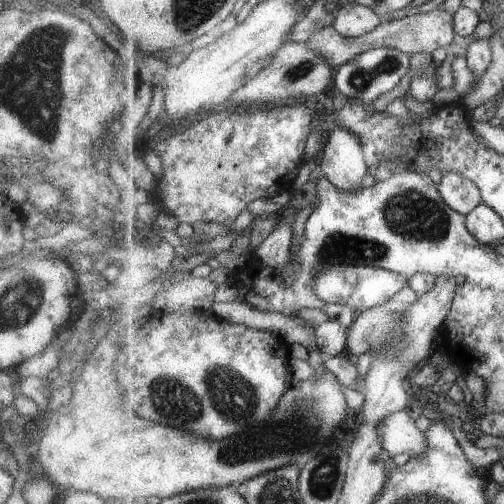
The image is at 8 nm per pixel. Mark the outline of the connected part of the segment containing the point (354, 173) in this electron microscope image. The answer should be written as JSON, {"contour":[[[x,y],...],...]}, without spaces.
{"contour":[[[336,124],[331,128],[325,144],[320,169],[335,188],[359,190],[361,180],[368,174],[361,140],[347,128]]]}

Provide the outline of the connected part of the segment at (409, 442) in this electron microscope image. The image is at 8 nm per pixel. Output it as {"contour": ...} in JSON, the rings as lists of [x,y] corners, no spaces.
{"contour":[[[408,410],[389,414],[383,420],[379,432],[383,436],[383,446],[392,458],[398,454],[409,454],[412,459],[425,454],[427,430],[419,430],[415,421]]]}

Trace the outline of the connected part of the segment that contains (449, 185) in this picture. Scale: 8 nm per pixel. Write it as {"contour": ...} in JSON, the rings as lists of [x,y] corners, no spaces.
{"contour":[[[449,172],[441,178],[439,192],[452,209],[467,215],[483,203],[482,192],[475,181],[469,180],[461,173]]]}

